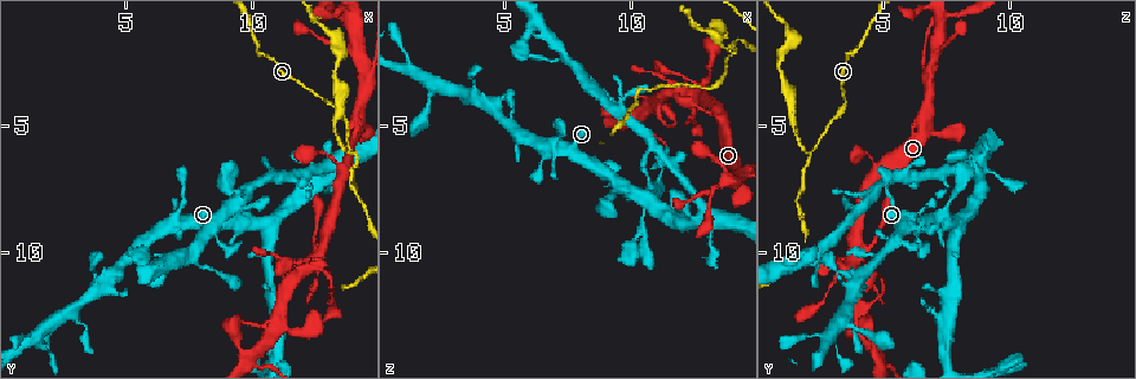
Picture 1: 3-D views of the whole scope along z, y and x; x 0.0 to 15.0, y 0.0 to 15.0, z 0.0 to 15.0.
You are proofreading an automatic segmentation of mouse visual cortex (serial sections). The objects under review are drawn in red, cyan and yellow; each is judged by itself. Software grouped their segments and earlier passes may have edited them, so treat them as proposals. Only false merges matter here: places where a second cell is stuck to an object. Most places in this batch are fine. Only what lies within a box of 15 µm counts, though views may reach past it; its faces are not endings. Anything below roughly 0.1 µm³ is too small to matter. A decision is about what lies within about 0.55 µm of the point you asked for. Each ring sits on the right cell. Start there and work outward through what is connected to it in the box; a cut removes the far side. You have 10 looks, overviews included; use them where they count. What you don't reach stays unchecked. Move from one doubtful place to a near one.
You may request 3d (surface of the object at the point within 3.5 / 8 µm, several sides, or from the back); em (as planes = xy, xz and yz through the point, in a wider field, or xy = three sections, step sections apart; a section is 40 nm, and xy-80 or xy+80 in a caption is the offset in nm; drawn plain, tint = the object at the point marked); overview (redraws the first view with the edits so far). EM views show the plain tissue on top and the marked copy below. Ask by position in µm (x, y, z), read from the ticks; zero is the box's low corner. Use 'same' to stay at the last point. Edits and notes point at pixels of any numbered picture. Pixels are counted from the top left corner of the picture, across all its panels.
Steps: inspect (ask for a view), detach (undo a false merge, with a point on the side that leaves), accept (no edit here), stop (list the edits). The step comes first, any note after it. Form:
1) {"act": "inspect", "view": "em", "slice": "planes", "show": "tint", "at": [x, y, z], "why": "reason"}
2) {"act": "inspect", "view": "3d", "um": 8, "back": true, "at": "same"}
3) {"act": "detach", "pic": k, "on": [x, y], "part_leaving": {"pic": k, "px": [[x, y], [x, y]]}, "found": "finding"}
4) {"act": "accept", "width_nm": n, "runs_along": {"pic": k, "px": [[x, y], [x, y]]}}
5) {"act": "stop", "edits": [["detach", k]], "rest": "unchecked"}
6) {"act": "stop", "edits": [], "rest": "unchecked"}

{"act": "inspect", "view": "3d", "um": 3.5, "at": [13.9, 6.0, 2.2], "why": "abrupt turn"}

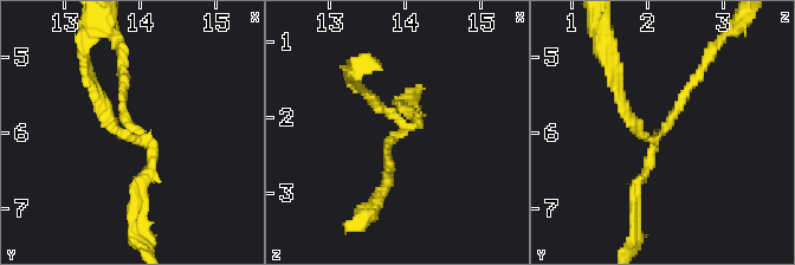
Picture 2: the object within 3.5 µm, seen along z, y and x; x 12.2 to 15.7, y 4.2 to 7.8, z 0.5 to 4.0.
{"act": "inspect", "view": "em", "slice": "xy", "step": 1, "show": "tint", "at": [13.90, 6.00, 2.25], "arms": 3, "arm_widths_nm": [150, 150, 150], "why": "now the EM"}

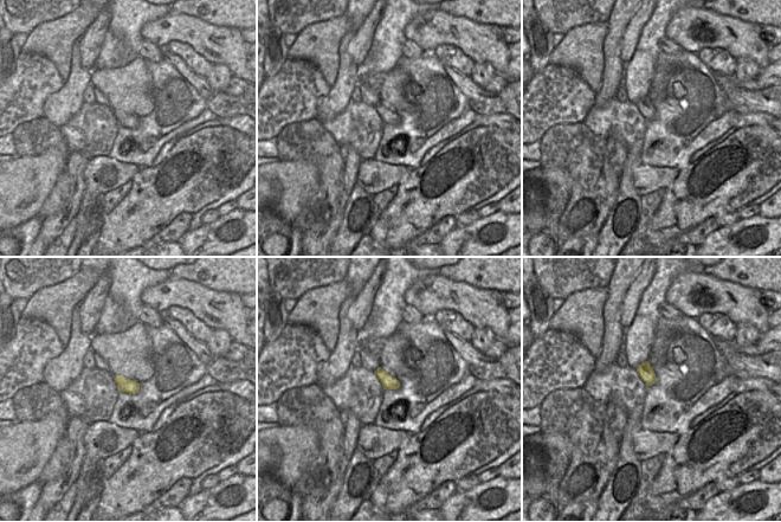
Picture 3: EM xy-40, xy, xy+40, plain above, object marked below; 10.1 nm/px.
{"act": "detach", "pic": 2, "on": [633, 123], "width_nm": 140, "part_leaving": {"pic": 2, "px": [[654, 137], [633, 123], [603, 58]]}, "found": "two cells meet here"}

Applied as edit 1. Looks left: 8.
{"act": "inspect", "view": "overview", "why": "redraw"}

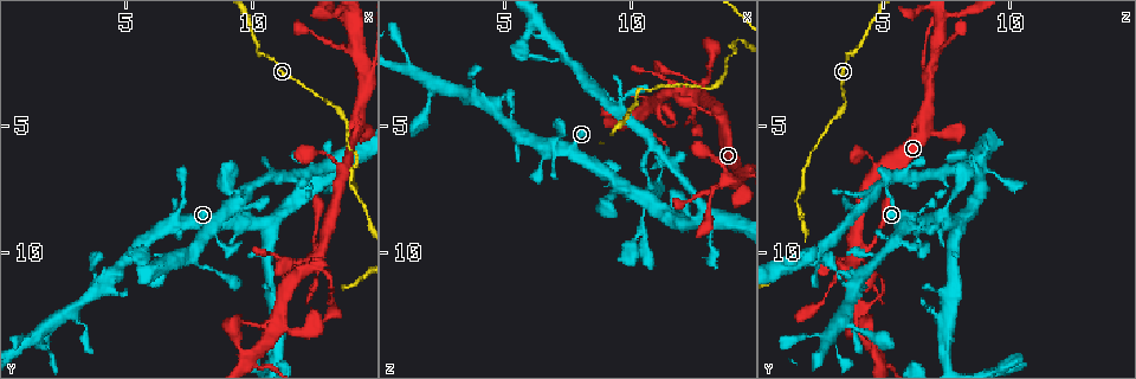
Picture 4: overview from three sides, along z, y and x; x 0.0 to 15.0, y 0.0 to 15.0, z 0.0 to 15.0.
{"act": "inspect", "view": "3d", "um": 8, "at": [9.4, 13.3, 4.4], "why": "sudden change in width"}

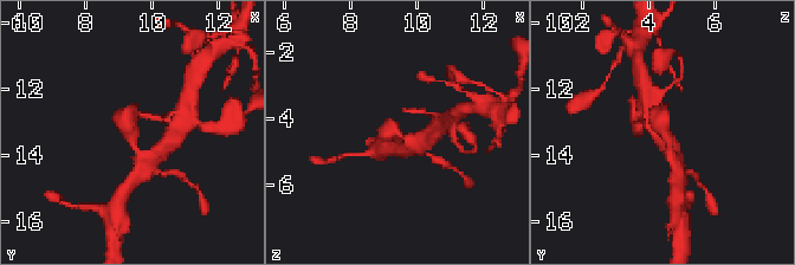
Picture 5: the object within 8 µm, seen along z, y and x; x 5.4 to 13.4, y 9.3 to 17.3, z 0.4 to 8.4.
{"act": "inspect", "view": "3d", "um": 3.5, "at": [9.3, 13.3, 4.4]}

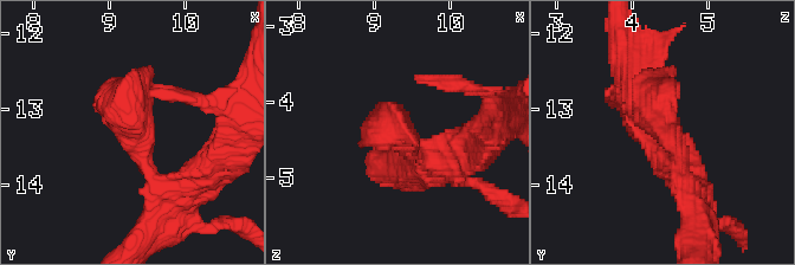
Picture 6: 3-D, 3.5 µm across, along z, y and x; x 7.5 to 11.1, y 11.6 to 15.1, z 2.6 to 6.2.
{"act": "inspect", "view": "em", "slice": "xy", "step": 1, "show": "tint", "at": [9.35, 13.25, 4.45]}

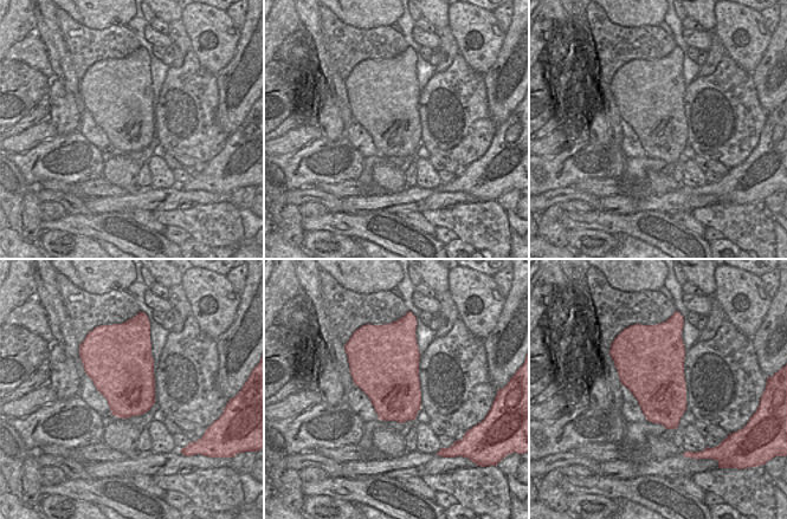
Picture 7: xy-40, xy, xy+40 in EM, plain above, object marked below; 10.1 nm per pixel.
{"act": "accept", "runs_along": {"pic": 6, "px": [[167, 192], [128, 118], [149, 68]]}, "found": "continuous, no second cell"}

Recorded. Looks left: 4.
{"act": "inspect", "view": "3d", "um": 3.5, "at": [8.5, 8.8, 6.6], "why": "thin arm on a thick one"}

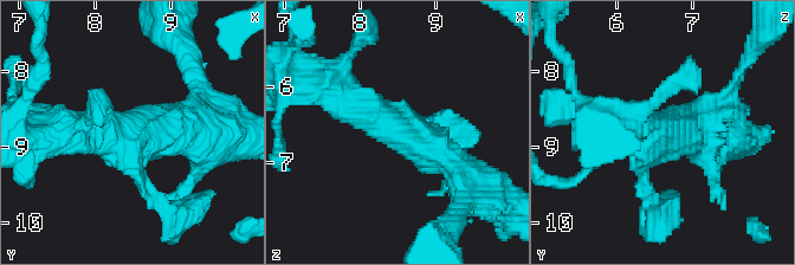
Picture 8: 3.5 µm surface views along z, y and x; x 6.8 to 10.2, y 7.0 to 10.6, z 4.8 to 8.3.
{"act": "inspect", "view": "em", "slice": "xy", "step": 5, "show": "tint", "at": [8.40, 8.90, 6.45], "arms": 3, "arm_widths_nm": [150, 400, 500], "why": "now the EM"}

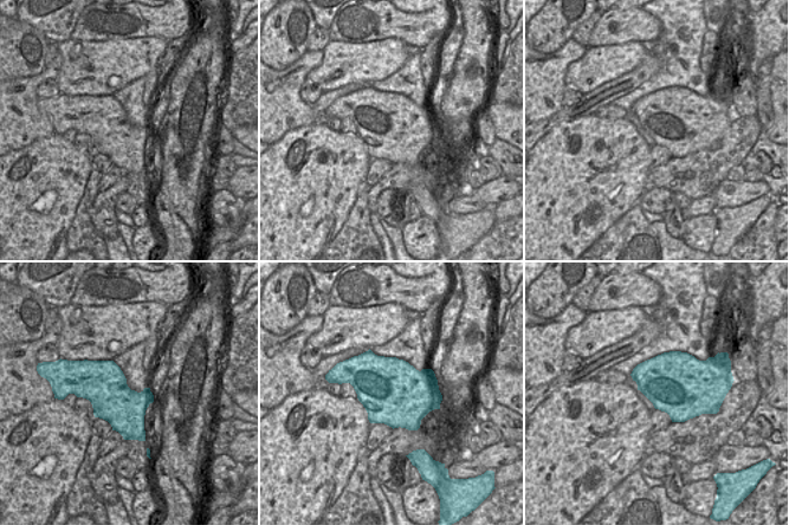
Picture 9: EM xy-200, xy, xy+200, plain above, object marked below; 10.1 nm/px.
{"act": "inspect", "view": "em", "slice": "planes", "show": "tint", "at": "same"}

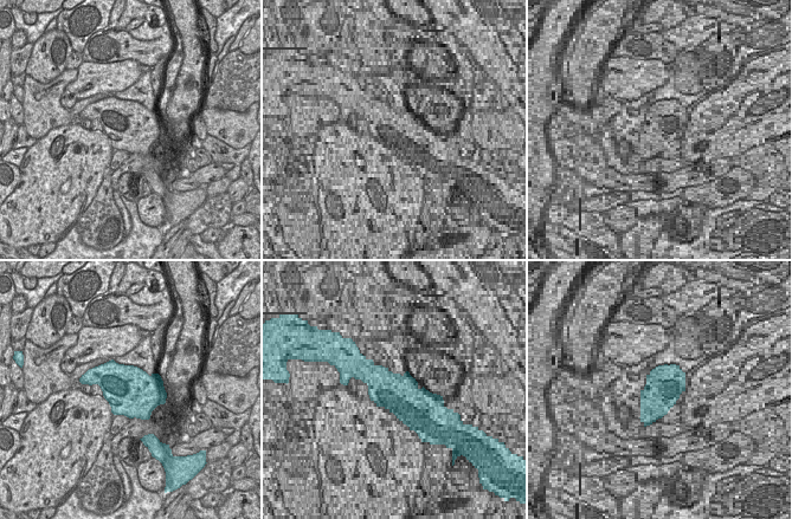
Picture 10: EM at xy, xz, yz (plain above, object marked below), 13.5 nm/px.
{"act": "accept", "runs_along": {"pic": 8, "px": [[337, 70], [355, 101], [457, 167]]}, "found": "continuous, no second cell"}

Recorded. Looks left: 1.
{"act": "stop", "edits": [["detach", 2]], "rest": "unchecked"}

